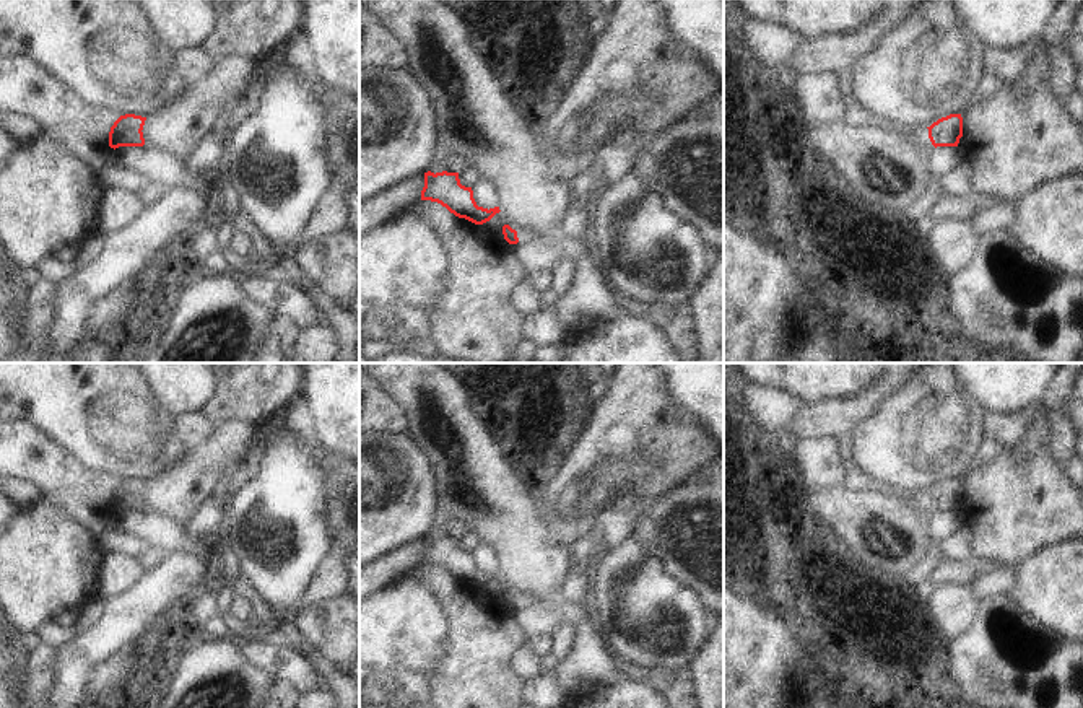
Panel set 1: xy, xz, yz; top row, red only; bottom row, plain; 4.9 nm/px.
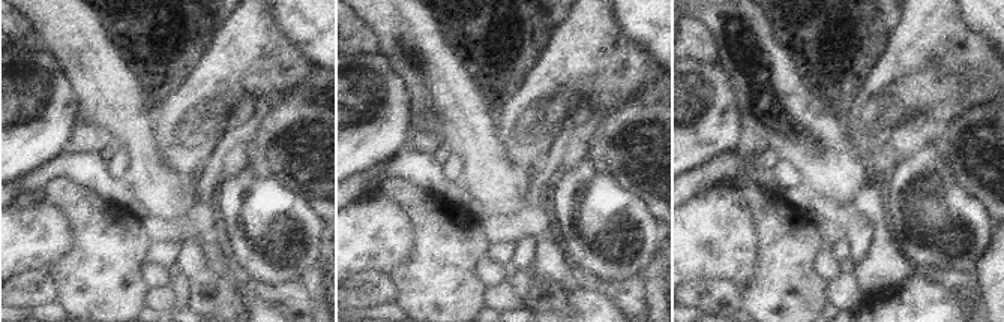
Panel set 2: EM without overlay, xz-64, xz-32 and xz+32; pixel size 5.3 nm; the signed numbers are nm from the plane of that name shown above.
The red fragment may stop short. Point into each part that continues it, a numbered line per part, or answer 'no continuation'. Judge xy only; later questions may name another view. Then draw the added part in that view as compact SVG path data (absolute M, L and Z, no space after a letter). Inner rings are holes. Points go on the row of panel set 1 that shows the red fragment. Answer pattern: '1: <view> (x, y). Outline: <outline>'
no continuation.

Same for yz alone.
no continuation.

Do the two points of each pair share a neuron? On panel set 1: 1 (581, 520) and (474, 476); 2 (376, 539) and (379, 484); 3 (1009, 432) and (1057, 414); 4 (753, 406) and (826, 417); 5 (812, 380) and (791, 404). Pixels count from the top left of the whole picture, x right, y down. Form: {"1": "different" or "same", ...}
{"1": "different", "2": "same", "3": "same", "4": "different", "5": "different"}

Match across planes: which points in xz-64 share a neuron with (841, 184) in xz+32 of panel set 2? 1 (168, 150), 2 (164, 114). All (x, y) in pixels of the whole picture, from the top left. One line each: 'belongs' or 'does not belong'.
1: does not belong
2: does not belong

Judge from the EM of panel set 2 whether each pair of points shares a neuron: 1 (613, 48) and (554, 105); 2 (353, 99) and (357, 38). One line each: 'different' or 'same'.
1: same
2: different

